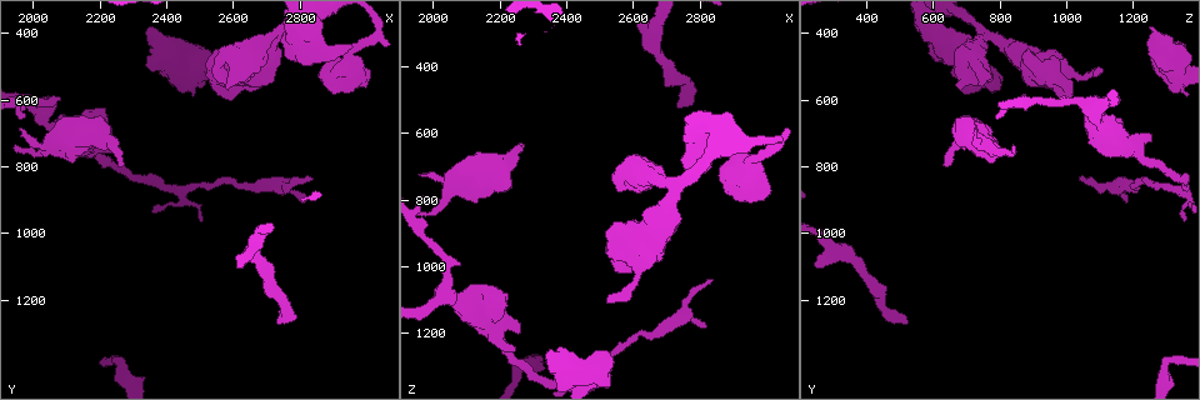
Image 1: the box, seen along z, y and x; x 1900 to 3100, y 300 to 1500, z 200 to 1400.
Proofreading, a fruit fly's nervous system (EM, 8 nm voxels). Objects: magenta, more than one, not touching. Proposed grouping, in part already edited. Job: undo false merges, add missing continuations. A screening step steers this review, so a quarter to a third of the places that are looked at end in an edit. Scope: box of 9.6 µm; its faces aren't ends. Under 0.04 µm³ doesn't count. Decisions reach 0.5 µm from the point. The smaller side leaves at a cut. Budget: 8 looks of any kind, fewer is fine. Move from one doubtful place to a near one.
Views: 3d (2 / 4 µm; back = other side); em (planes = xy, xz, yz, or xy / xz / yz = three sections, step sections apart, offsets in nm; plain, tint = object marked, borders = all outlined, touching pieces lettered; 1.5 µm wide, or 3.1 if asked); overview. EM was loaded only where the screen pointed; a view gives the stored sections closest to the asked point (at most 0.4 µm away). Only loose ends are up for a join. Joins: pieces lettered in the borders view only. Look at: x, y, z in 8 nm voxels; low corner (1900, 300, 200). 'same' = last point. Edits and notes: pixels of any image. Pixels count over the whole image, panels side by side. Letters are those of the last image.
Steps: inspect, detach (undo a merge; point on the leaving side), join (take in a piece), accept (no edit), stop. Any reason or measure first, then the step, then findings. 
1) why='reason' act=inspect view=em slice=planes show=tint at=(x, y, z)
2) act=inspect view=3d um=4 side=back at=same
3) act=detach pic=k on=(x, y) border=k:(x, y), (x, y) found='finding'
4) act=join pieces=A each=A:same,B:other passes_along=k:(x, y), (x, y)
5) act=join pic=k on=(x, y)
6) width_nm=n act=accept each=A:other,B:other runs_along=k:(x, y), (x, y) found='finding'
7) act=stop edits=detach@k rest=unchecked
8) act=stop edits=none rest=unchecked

act=inspect view=3d um=4 side=back at=(2740, 1270, 520)

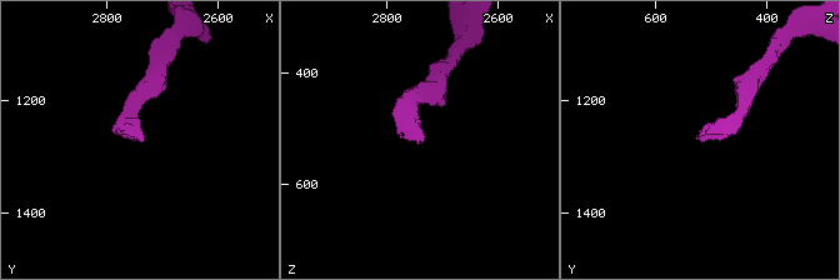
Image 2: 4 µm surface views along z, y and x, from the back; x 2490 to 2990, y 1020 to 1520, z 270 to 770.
act=inspect view=em slice=planes show=borders at=(2740, 1270, 525)

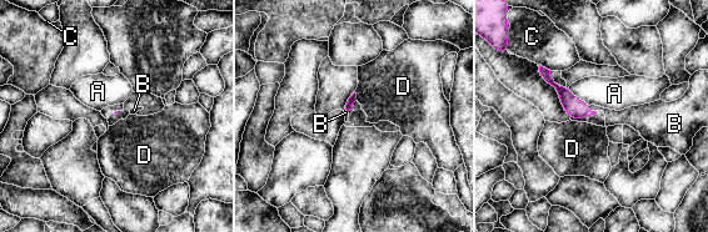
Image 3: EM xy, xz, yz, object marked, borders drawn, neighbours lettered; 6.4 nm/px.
act=join pieces=B each=A:other,B:same,C:other,D:other passes_along=3:(577, 109), (589, 109), (627, 116) found='the cell continues'

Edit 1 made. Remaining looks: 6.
why='free end' act=inspect view=em slice=planes show=plain at=(2260, 810, 640)

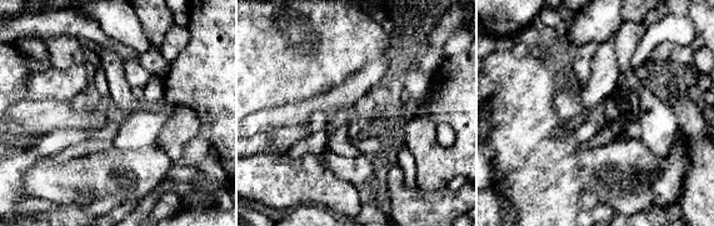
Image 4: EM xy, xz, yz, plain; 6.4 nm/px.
act=inspect view=em slice=planes show=borders at=same

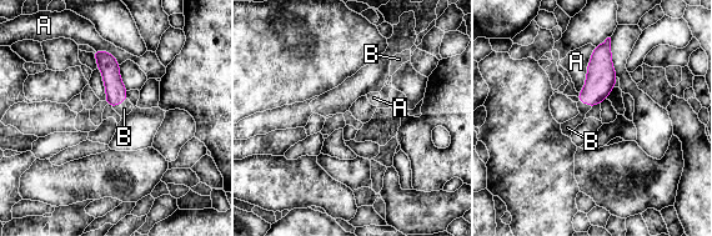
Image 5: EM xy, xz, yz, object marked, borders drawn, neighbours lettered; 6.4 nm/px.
act=join pieces=B each=A:other,B:same passes_along=5:(116, 93), (120, 103), (124, 109) found='the cell continues'

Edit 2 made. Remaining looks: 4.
why='branch stops here' act=inspect view=em slice=xz step=8 show=tint at=(2510, 510, 1270)

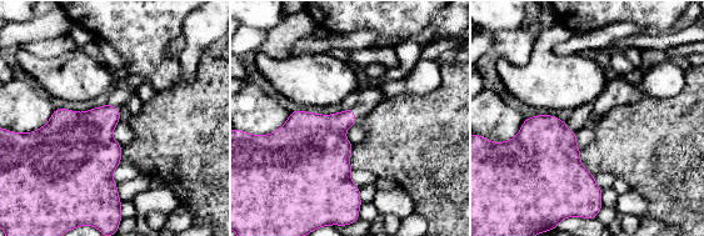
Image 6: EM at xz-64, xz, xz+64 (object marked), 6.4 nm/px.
act=inspect view=em slice=planes show=borders at=same

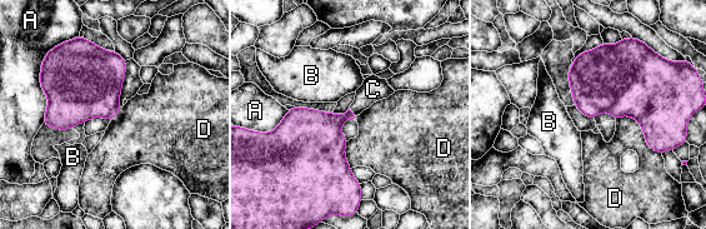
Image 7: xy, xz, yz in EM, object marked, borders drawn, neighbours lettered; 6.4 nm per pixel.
act=join pieces=C each=A:other,B:other,C:same,D:other found='the cell continues'

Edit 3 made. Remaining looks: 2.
act=stop edits=join@3,join@5,join@7 rest=unchecked

